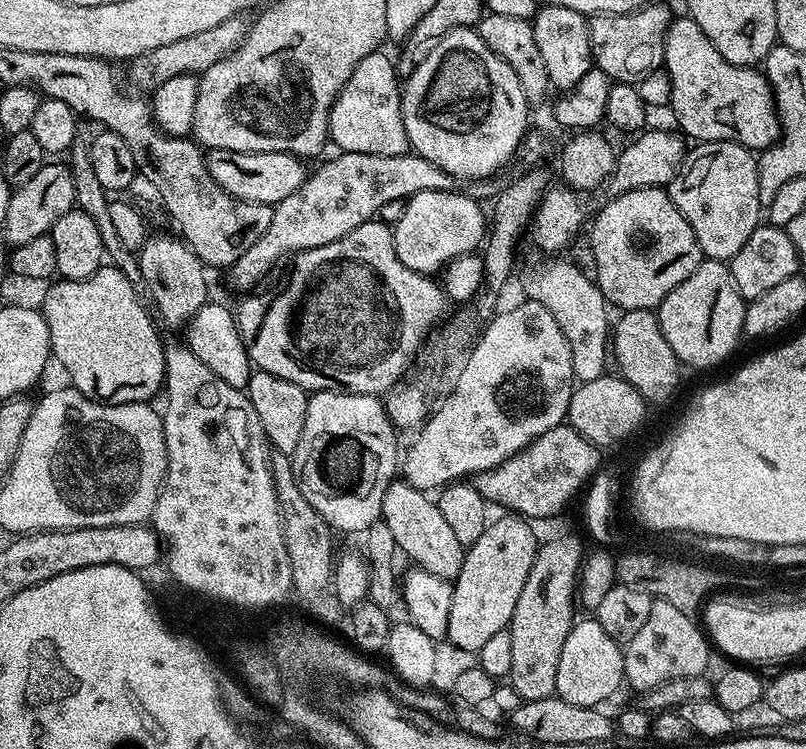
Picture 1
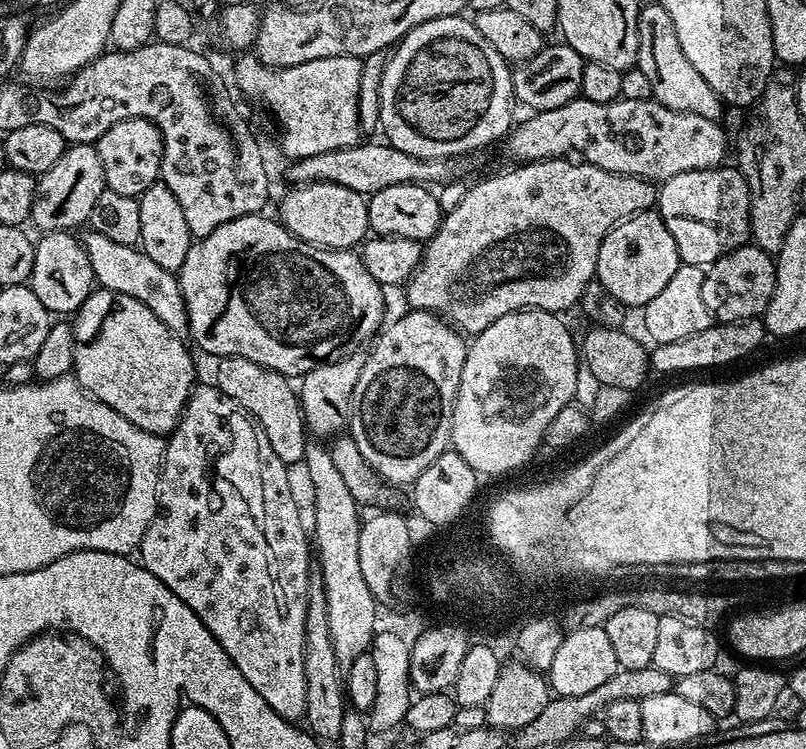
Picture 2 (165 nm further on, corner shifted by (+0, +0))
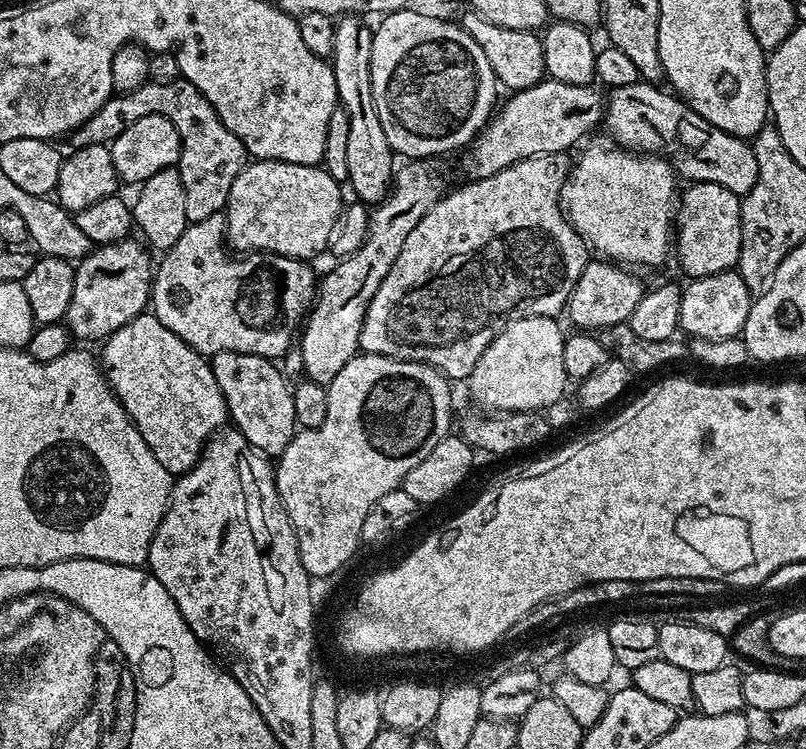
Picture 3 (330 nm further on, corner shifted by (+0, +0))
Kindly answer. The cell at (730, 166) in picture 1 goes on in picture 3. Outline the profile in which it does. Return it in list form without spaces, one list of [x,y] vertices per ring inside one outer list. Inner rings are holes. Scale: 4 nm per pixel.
[[[692,182],[687,187],[685,192],[683,189],[674,212],[674,252],[680,255],[680,268],[685,272],[685,277],[709,276],[735,269],[742,246],[741,197],[714,182]]]

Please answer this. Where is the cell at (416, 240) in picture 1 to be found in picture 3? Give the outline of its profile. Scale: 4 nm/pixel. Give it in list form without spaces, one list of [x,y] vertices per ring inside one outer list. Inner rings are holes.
[[[345,14],[335,21],[336,33],[330,63],[334,70],[334,86],[339,107],[344,109],[348,119],[347,139],[347,183],[352,184],[352,192],[357,201],[368,206],[375,206],[388,195],[394,179],[394,153],[386,142],[386,133],[382,130],[382,122],[378,119],[378,106],[374,106],[374,86],[372,85],[372,34],[373,29],[363,24],[361,17],[356,14]]]

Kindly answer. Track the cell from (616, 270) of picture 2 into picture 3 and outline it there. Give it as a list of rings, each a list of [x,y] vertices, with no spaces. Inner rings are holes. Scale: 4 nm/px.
[[[604,258],[589,259],[568,299],[566,317],[573,324],[571,327],[576,330],[601,330],[628,323],[634,314],[634,306],[638,306],[646,291],[646,285],[632,272],[635,271]]]

